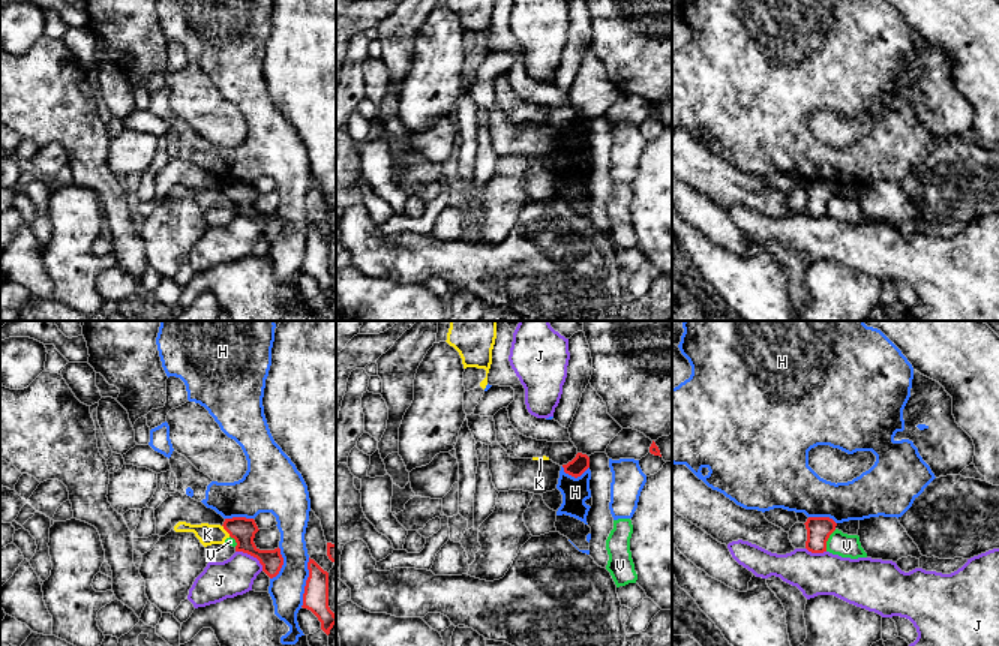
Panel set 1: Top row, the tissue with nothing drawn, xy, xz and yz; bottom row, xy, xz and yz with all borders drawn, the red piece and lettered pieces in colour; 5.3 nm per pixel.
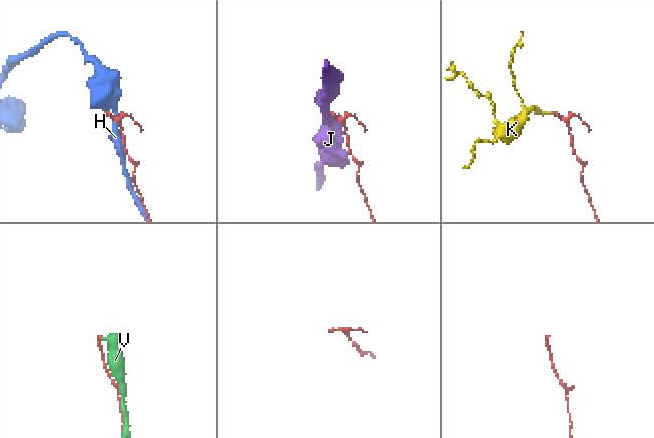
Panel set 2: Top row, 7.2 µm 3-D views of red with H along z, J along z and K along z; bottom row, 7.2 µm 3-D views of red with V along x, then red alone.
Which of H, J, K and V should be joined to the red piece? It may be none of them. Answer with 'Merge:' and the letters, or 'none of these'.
Merge: none of these

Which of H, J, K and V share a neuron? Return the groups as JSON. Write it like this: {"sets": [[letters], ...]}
{"sets": [["H"], ["J"], ["K", "V"]]}

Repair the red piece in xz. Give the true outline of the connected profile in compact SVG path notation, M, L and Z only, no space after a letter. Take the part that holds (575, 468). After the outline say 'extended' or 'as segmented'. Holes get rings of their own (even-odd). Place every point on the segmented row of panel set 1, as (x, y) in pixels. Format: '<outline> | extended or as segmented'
M578 453L576 457L567 465L562 465L562 468L566 474L578 478L590 468L590 457L586 454Z | as segmented

